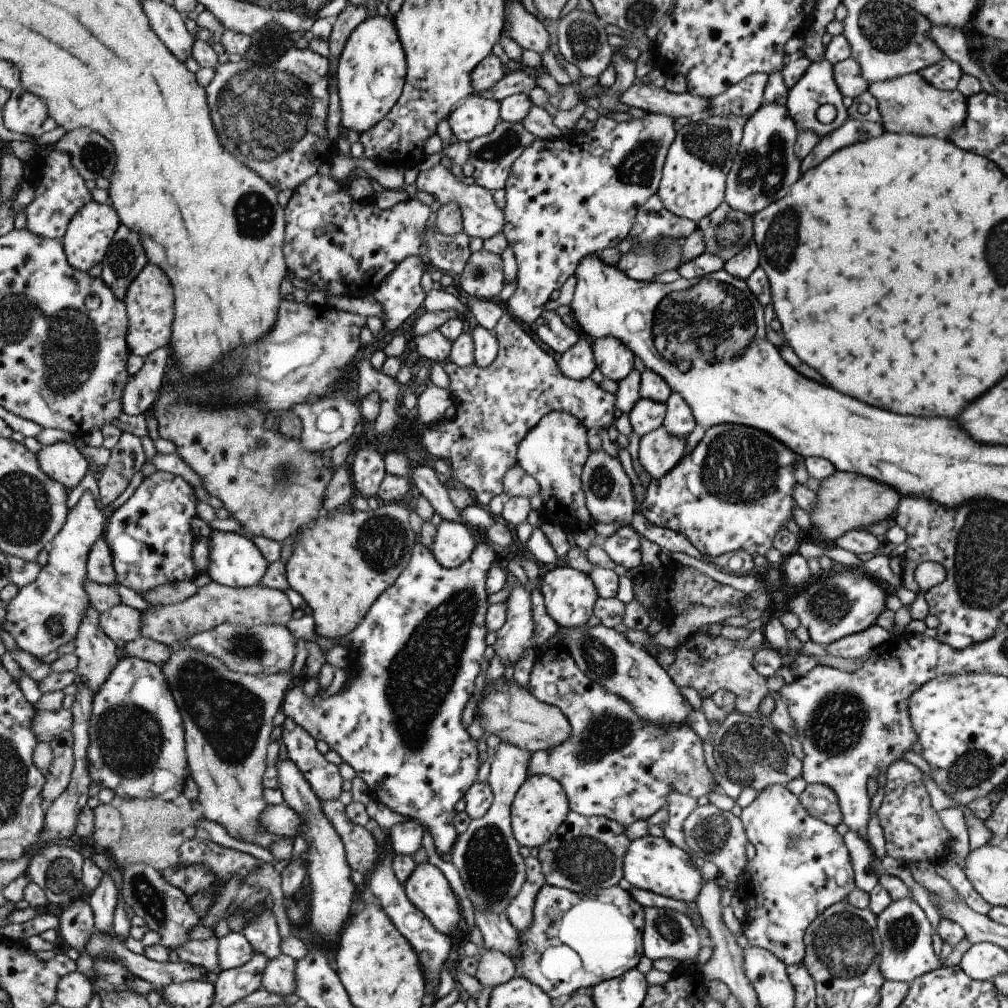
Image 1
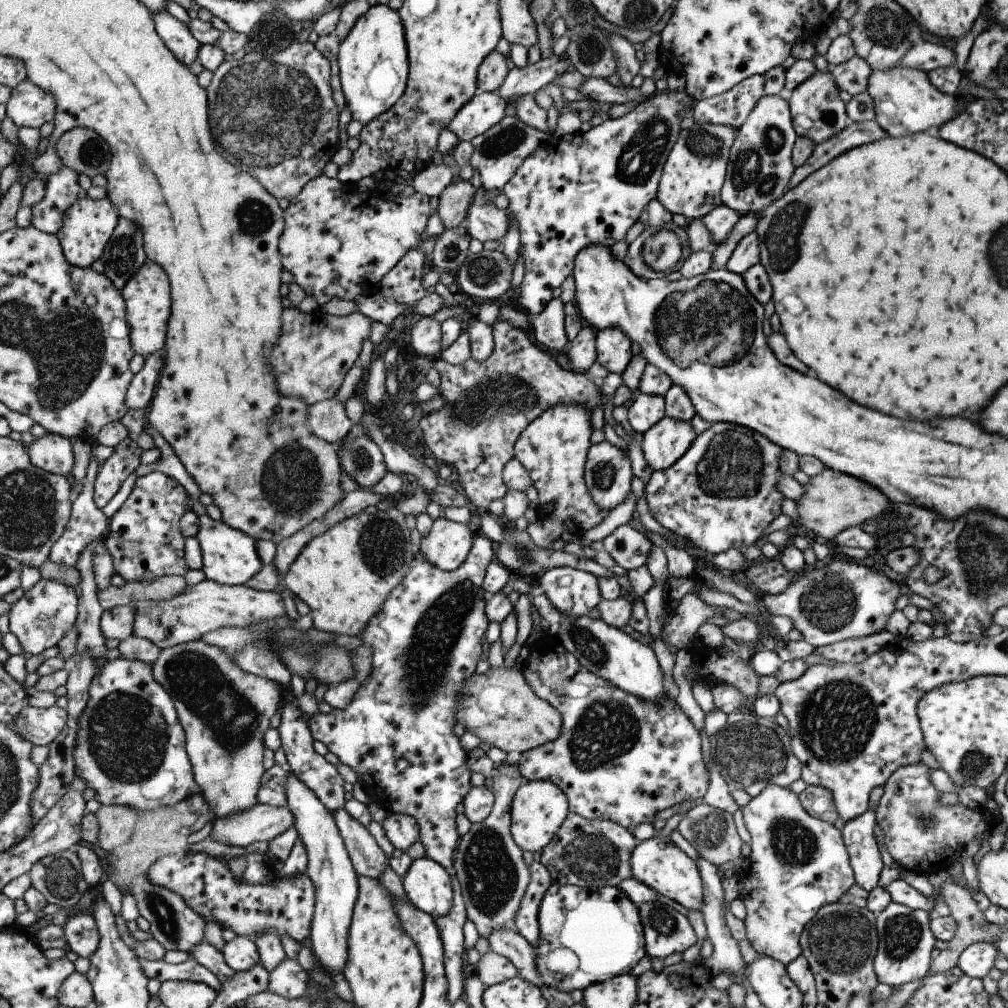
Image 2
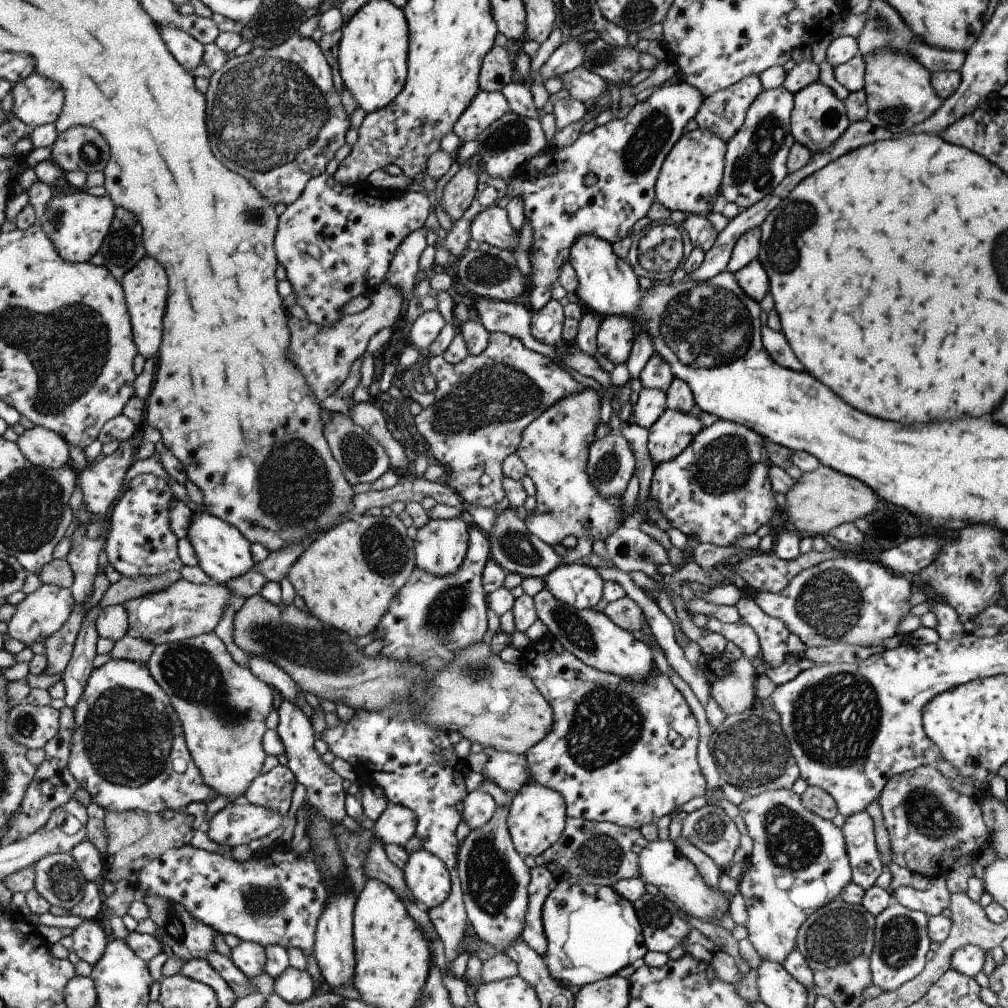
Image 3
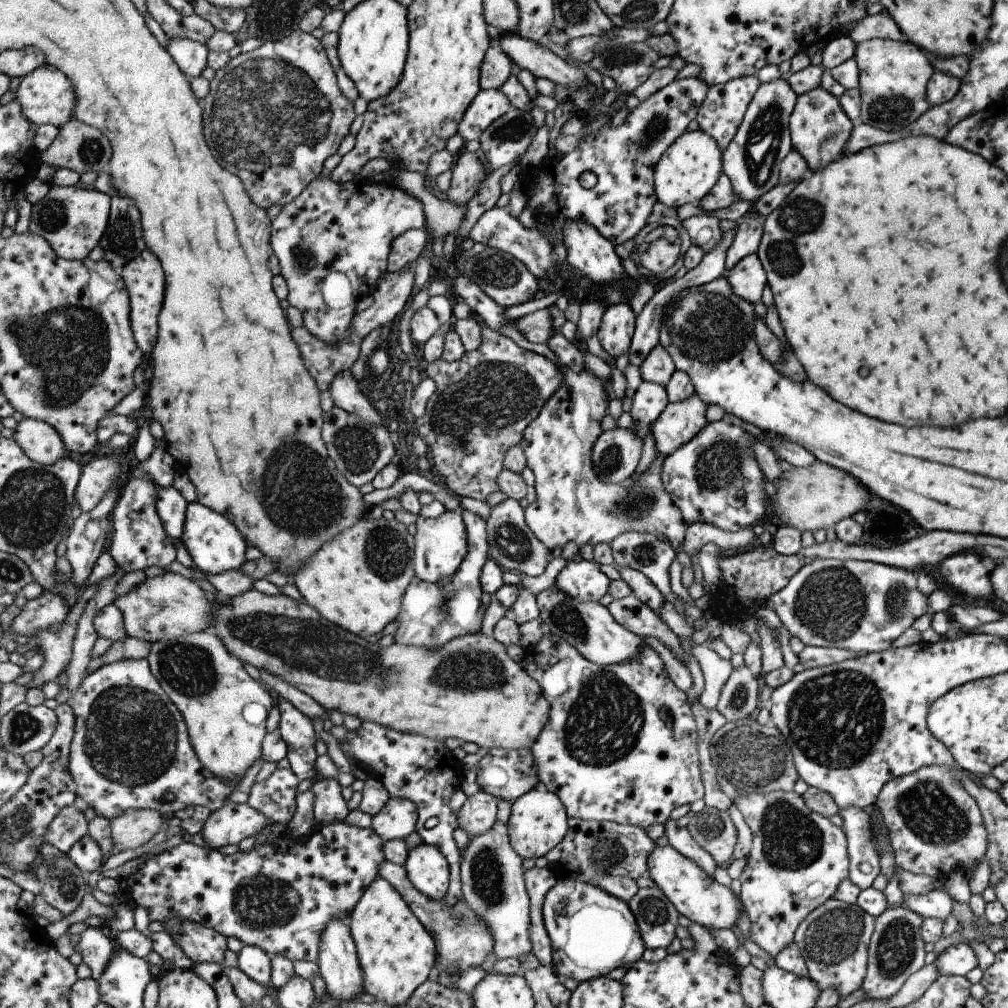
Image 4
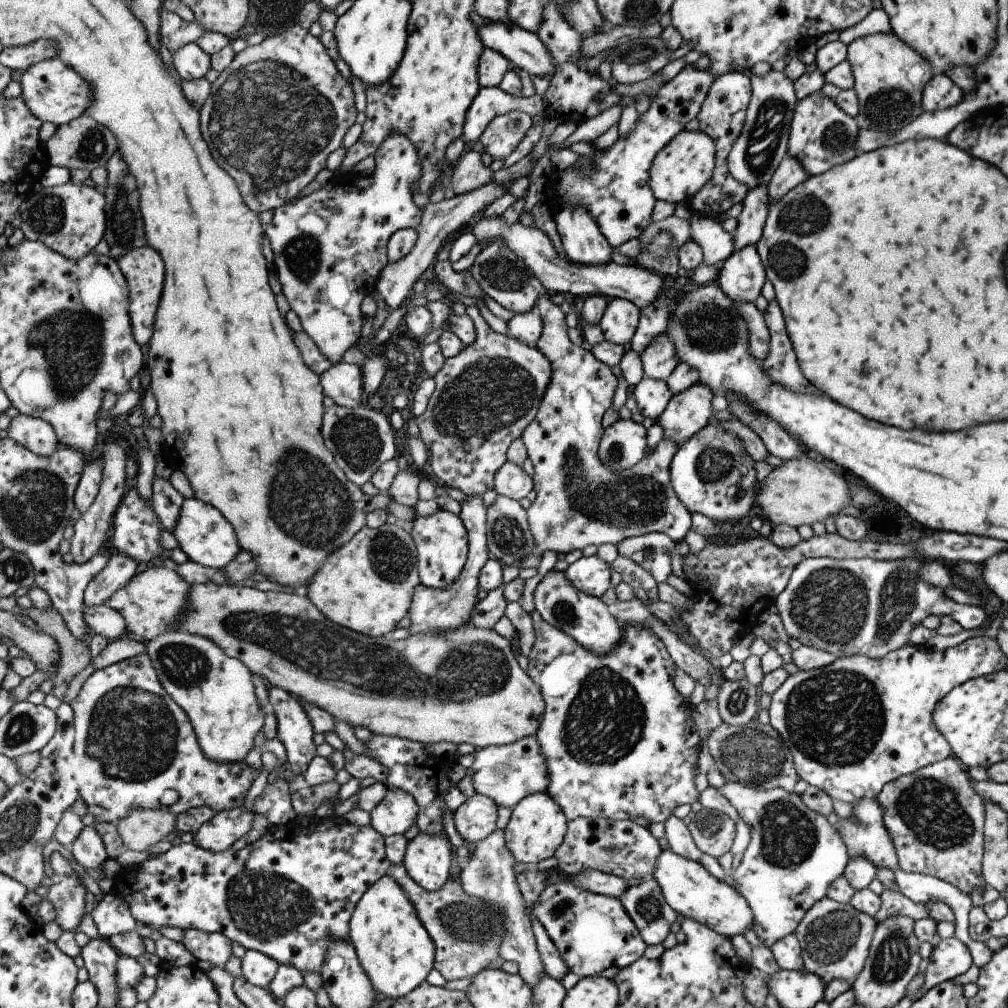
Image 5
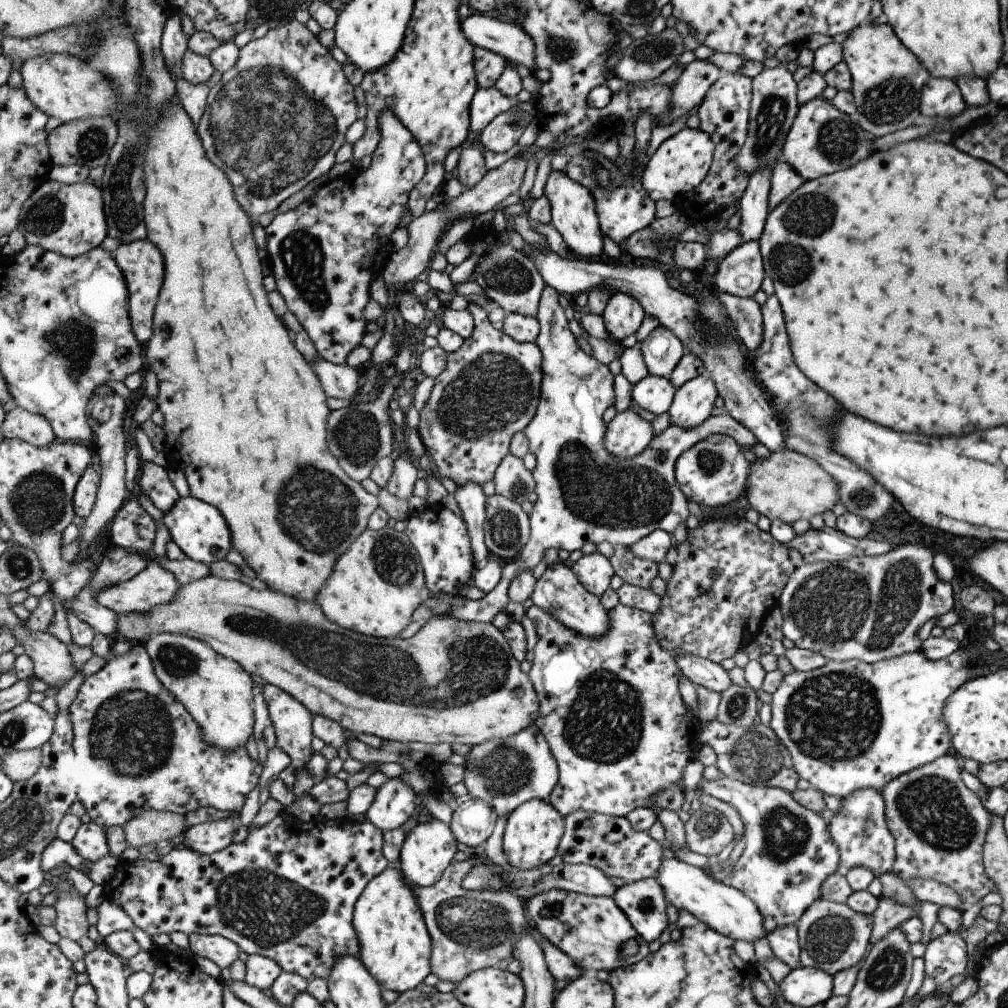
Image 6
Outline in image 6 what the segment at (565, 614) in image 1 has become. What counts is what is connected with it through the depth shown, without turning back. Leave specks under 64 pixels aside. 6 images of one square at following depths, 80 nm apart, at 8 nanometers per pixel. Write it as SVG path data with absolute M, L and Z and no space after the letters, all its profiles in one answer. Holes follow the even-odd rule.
M597 551L588 555L581 555L572 564L571 568L577 574L578 581L597 597L605 592L605 589L609 586L611 576L614 575L609 558Z

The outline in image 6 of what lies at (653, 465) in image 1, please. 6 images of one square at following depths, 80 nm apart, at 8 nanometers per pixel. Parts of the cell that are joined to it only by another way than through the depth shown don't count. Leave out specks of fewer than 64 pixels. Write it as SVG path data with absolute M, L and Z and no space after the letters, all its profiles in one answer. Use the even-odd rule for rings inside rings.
M705 373L684 382L676 388L666 410L670 424L682 429L699 426L711 414L717 396L714 382Z

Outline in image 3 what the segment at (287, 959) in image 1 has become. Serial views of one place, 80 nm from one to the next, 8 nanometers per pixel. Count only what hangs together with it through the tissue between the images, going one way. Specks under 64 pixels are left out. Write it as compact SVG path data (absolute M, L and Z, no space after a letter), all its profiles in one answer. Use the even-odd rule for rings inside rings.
M291 966L281 978L275 978L275 993L291 1004L301 1004L316 994L316 984L305 970Z

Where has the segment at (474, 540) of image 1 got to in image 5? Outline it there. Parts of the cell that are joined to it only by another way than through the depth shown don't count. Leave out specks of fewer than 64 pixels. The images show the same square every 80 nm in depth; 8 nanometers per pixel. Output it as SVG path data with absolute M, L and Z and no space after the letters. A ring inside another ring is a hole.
M439 509L430 516L416 516L410 533L417 545L422 585L434 589L450 587L468 564L470 544L464 519L460 515Z

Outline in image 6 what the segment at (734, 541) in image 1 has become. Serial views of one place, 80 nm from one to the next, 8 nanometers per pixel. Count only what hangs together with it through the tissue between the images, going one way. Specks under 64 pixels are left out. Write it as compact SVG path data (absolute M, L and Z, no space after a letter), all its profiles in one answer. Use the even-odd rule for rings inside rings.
M714 434L696 442L677 457L674 462L674 477L679 490L687 500L697 502L700 507L709 506L709 508L715 508L715 506L723 506L723 504L731 502L734 498L737 499L740 494L745 494L748 466L749 462L739 452L739 446L734 442L733 438L729 435Z

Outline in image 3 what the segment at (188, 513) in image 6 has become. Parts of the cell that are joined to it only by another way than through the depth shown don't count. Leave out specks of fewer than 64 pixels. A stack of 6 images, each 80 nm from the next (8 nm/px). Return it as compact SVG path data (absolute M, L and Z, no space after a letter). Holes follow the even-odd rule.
M208 511L194 512L187 539L196 553L198 566L215 583L233 582L233 578L244 577L257 566L257 562L253 562L252 543L248 536L243 534L237 526L231 525Z

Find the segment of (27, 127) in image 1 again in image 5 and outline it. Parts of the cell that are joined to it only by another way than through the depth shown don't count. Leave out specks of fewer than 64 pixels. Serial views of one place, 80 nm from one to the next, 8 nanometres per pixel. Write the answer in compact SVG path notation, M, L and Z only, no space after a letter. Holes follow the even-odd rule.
M61 58L38 62L23 72L20 82L21 96L28 102L33 114L43 122L51 122L58 127L77 120L93 104L93 86L81 78L81 74L71 70L71 66L67 66Z

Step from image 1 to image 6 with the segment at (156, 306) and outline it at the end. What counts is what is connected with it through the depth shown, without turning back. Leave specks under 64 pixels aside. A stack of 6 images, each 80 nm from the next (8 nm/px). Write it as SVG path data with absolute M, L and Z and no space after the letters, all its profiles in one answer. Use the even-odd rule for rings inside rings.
M134 240L125 243L114 252L116 261L124 271L125 278L128 279L128 291L130 294L130 315L133 321L133 332L141 342L146 344L151 340L154 333L155 306L159 300L159 292L163 286L165 278L165 258L161 250L149 242L149 240Z

